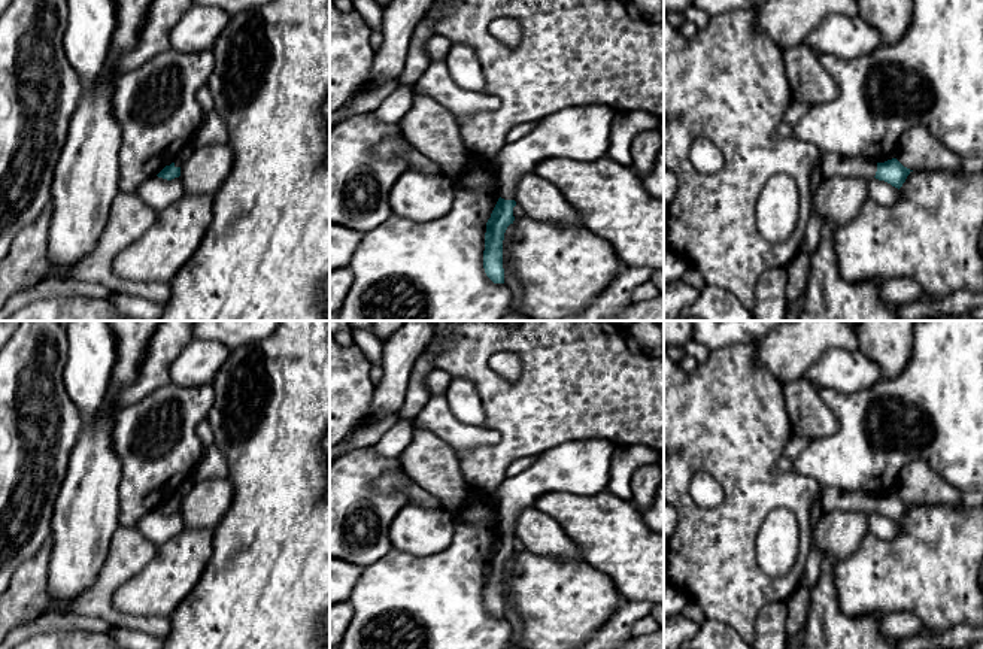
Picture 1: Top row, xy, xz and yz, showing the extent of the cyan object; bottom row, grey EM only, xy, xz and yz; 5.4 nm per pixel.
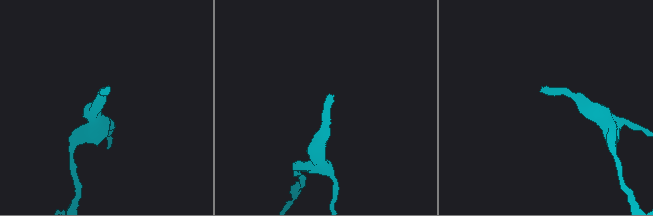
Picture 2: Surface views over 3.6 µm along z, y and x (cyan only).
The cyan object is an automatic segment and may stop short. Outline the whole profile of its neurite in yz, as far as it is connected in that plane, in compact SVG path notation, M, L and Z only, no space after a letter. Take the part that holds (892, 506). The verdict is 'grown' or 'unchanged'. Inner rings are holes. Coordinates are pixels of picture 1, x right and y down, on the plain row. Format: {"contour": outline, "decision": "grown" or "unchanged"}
{"contour": "M835 486L823 488L820 509L823 513L834 510L853 510L862 513L879 513L901 522L913 504L904 501L896 492L876 497L865 492L850 492Z", "decision": "grown"}

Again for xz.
{"contour": "M607 440L564 442L536 455L524 471L509 474L498 486L500 533L486 556L483 603L494 618L504 618L503 574L513 558L516 522L522 509L536 506L546 492L595 495L607 491L616 445Z", "decision": "grown"}

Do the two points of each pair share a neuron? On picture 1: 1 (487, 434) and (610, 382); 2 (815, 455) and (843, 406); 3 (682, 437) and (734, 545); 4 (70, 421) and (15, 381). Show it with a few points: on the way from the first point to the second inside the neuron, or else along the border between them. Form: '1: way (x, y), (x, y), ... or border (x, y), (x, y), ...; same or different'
1: border (501, 434), (501, 439), (494, 445), (466, 449); different
2: way (828, 449), (846, 431), (846, 419); same
3: way (713, 451), (731, 469), (734, 513); same
4: way (57, 421), (29, 394); same

